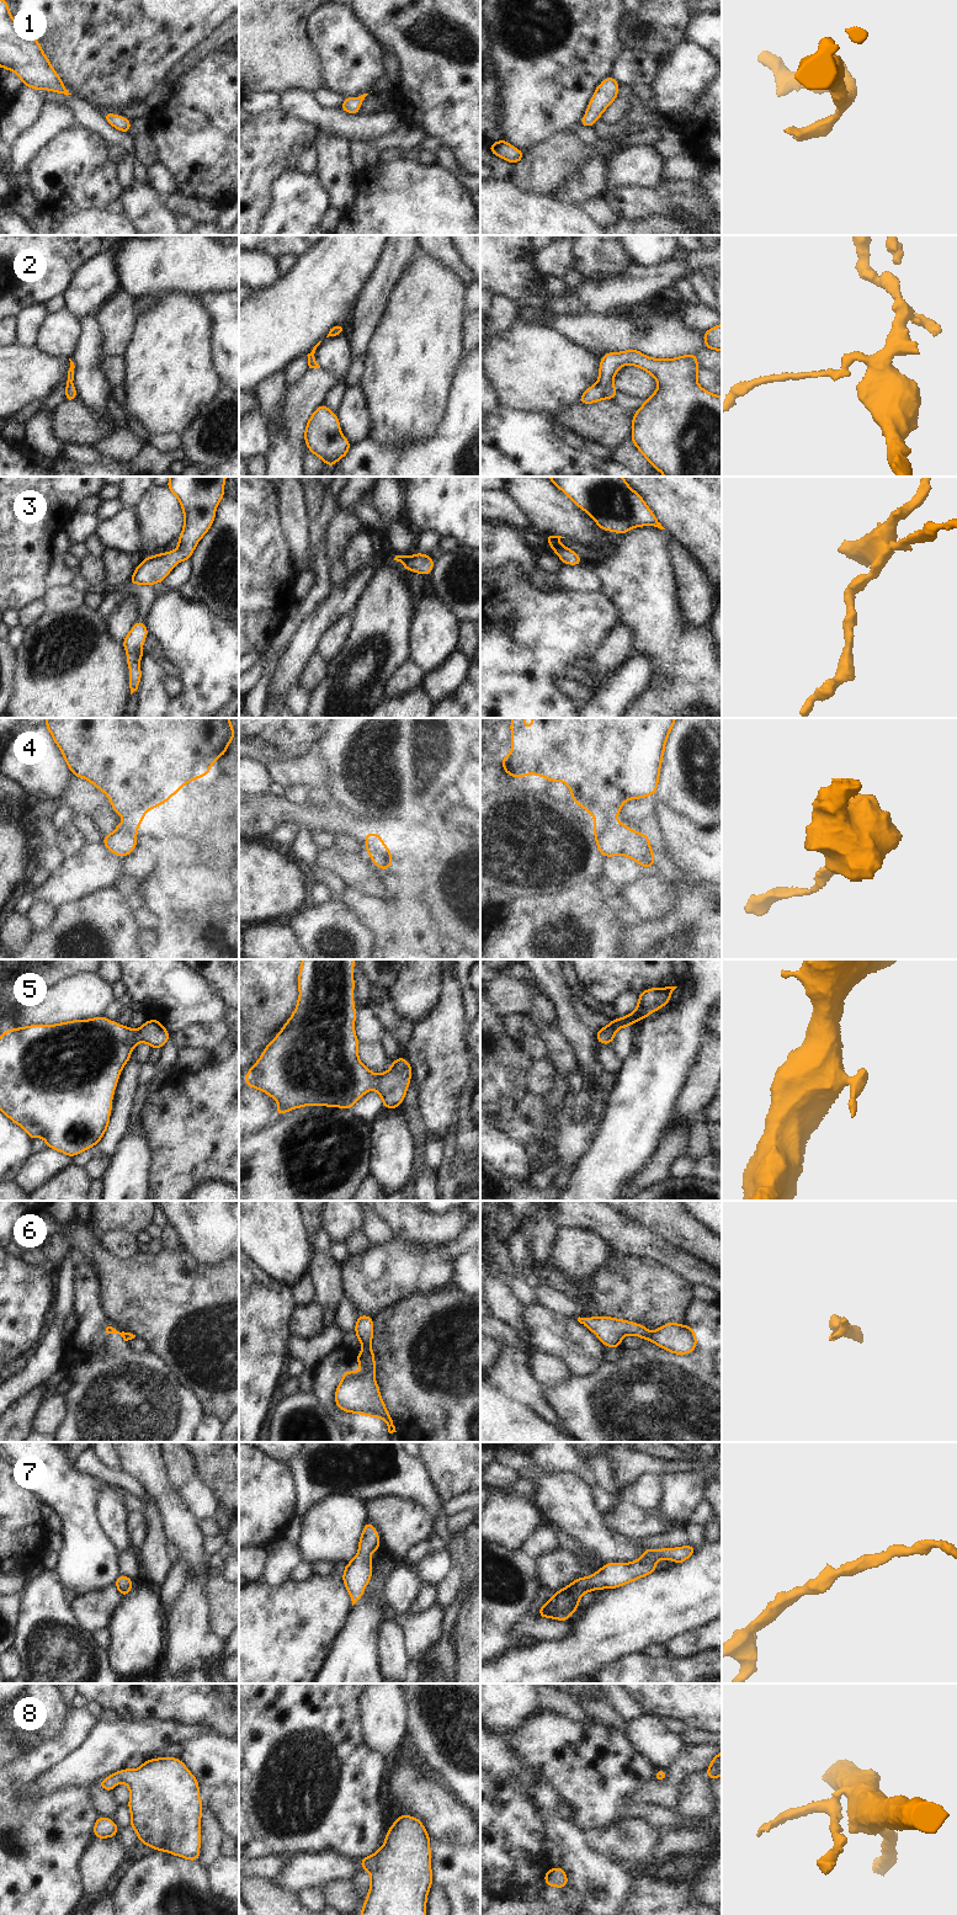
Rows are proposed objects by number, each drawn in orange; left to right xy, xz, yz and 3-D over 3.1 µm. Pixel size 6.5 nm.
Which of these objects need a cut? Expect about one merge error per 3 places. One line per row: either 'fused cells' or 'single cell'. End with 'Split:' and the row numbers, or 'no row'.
1: single cell
2: single cell
3: single cell
4: single cell
5: single cell
6: single cell
7: single cell
8: single cell
Split: no row

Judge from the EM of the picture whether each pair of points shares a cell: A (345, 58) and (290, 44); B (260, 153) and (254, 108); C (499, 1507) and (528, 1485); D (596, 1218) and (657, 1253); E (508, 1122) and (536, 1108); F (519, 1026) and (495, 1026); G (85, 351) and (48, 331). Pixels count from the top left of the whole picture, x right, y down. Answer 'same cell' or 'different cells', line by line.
A: different cells
B: different cells
C: different cells
D: same cell
E: same cell
F: different cells
G: different cells

